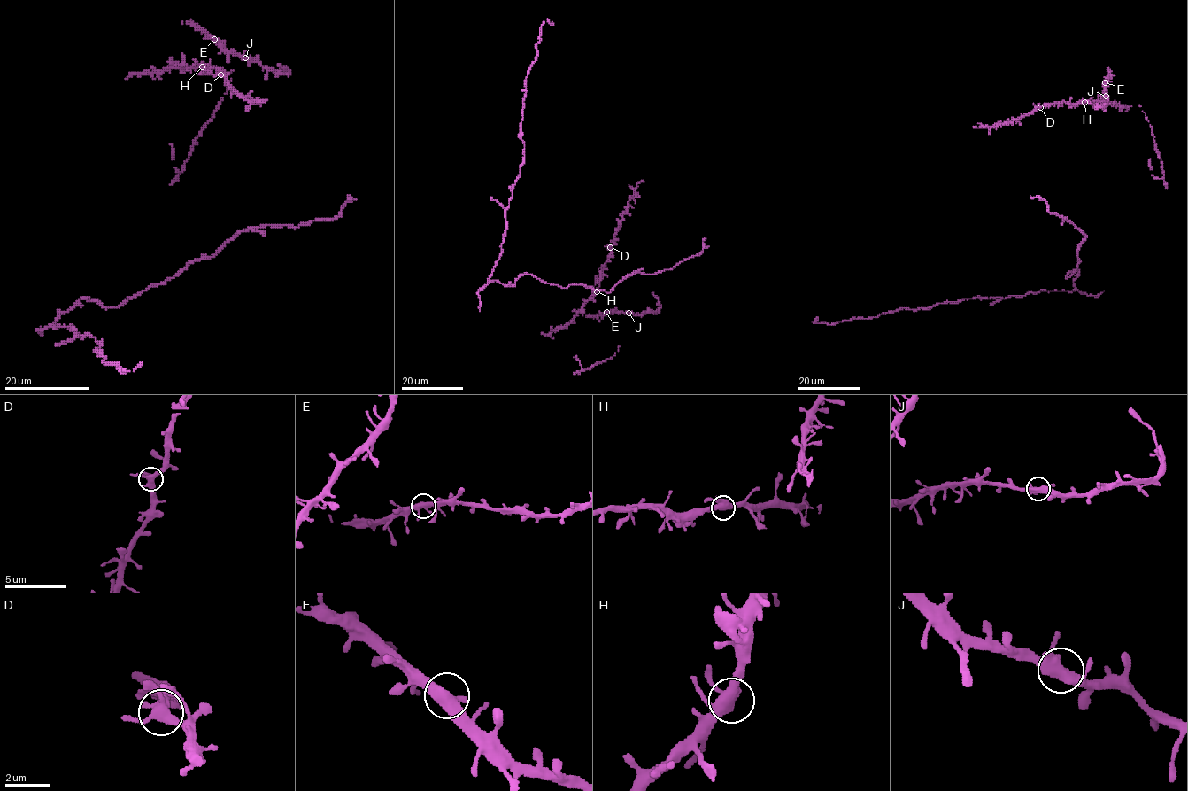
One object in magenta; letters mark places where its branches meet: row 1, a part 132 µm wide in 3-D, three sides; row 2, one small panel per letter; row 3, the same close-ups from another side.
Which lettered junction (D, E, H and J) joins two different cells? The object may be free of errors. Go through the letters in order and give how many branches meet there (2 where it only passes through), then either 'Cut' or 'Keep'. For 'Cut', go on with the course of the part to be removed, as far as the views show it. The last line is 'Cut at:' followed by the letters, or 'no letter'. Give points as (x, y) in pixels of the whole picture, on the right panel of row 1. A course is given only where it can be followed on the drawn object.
D: Branches: 4. Keep
E: Branches: 4. Keep
H: Branches: 4. Keep
J: Branches: 4. Keep
Cut at: no letter

